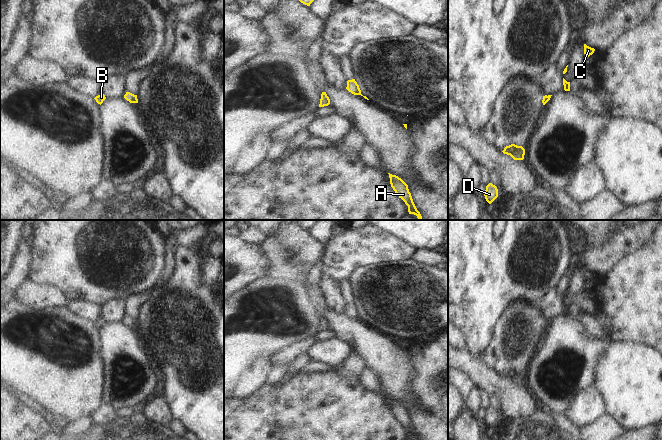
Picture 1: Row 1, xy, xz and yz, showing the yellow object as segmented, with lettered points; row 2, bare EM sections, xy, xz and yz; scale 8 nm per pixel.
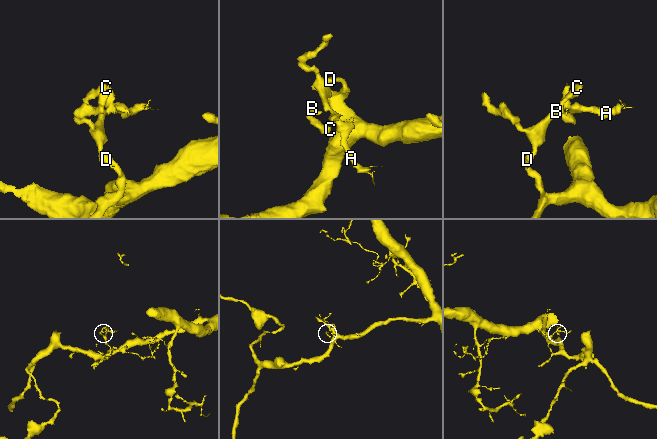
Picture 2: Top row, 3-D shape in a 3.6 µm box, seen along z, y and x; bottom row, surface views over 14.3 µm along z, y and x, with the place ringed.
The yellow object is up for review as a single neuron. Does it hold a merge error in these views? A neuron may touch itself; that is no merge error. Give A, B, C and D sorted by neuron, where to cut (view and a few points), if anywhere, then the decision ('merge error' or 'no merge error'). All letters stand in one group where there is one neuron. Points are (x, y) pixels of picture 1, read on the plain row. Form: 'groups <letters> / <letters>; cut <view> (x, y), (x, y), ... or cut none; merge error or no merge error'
groups A / B C D; cut yz (548, 320), (546, 325); merge error

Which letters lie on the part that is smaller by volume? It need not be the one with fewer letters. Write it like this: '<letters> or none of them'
A

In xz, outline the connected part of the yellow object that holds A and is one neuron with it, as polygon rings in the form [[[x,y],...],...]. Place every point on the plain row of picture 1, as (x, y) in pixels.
[[[390,397],[389,402],[390,402],[390,408],[395,417],[401,422],[405,428],[408,430],[408,436],[409,438],[414,438],[416,440],[421,440],[420,436],[417,434],[411,417],[409,416],[408,409],[398,400],[392,399]]]

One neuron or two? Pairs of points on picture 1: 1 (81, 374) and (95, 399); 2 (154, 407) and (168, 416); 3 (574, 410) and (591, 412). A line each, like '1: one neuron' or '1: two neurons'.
1: one neuron
2: one neuron
3: one neuron

